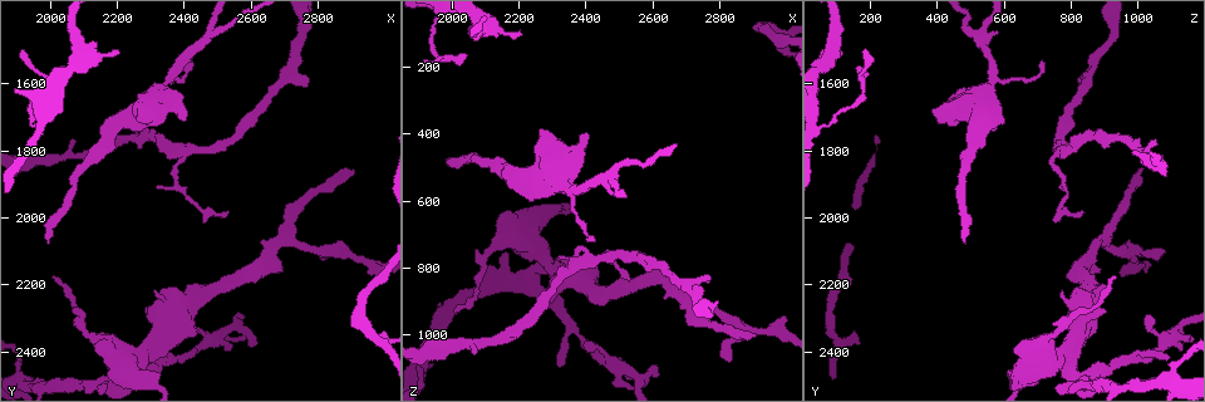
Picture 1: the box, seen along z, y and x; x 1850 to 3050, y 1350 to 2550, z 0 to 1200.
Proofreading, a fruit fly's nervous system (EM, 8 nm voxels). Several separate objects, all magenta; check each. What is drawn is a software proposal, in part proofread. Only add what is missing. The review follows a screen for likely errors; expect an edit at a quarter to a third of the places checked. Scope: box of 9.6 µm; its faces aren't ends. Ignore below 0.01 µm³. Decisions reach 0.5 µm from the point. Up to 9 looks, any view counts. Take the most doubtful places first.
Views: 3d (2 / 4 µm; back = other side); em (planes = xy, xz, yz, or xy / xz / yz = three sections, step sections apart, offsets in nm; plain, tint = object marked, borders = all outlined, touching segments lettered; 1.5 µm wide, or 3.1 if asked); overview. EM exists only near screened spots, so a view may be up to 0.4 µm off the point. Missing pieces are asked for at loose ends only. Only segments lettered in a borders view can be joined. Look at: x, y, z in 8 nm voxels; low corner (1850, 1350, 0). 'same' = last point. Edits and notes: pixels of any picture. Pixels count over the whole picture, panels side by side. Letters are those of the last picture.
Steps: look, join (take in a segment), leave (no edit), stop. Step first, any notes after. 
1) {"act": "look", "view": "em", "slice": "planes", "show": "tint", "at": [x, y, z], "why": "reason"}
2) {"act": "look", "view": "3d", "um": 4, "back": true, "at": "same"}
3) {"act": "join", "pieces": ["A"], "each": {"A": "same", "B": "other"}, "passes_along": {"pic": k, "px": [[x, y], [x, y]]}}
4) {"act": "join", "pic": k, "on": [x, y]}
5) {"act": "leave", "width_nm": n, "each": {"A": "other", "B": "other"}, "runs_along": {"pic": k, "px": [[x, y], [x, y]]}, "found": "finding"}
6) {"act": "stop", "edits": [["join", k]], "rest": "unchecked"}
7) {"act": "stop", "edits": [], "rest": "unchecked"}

{"act": "look", "view": "3d", "um": 4, "at": [2900, 1870, 1000], "why": "an open end"}

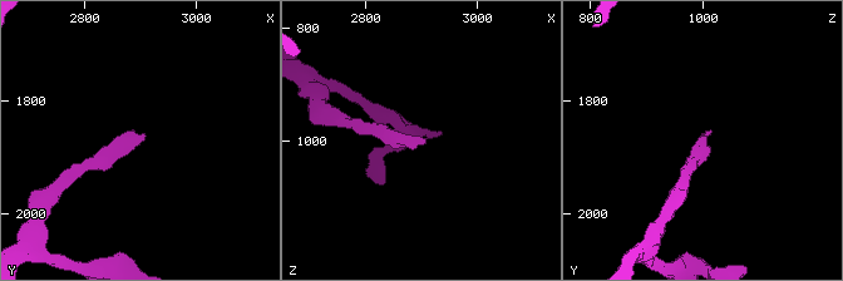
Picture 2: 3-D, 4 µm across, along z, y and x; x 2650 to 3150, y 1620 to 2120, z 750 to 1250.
{"act": "look", "view": "em", "slice": "yz", "step": 8, "show": "tint", "at": [2910, 1865, 1000]}

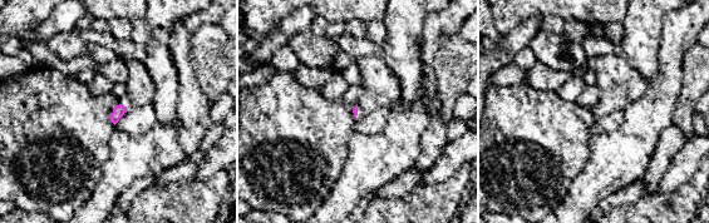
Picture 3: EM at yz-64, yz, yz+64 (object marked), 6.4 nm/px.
{"act": "look", "view": "em", "slice": "planes", "show": "borders", "at": "same"}

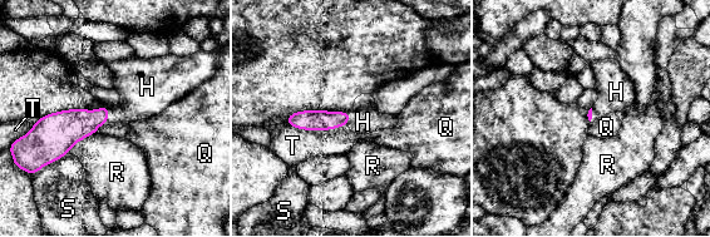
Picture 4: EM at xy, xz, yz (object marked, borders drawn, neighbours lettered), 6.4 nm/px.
{"act": "join", "pieces": ["H"], "each": {"H": "same", "Q": "other", "R": "other", "S": "other", "T": "other"}, "found": "it goes on there"}

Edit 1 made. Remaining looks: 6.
{"act": "look", "view": "em", "slice": "xy", "step": 4, "show": "borders", "at": [2210, 1500, 100], "why": "free end"}

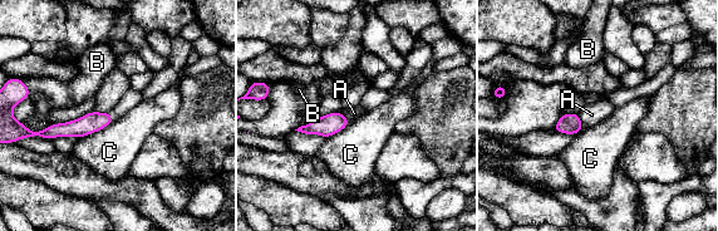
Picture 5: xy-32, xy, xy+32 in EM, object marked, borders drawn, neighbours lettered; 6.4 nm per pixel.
{"act": "look", "view": "em", "slice": "planes", "show": "borders", "at": "same"}

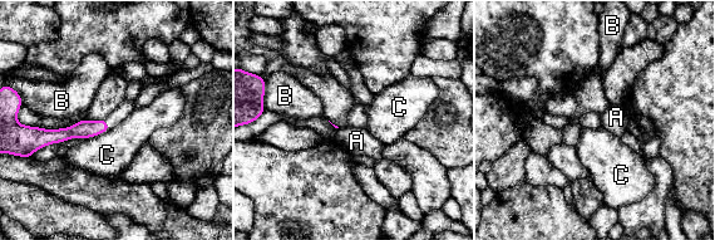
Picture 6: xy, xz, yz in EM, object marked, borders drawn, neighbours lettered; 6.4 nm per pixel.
{"act": "leave", "each": {"A": "other", "B": "other", "C": "other"}, "runs_along": {"pic": 6, "px": [[105, 126], [63, 135], [39, 132]]}, "found": "no lettered segment goes on from it"}

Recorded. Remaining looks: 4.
{"act": "look", "view": "em", "slice": "planes", "show": "borders", "at": [2760, 1610, 840], "why": "an open end"}

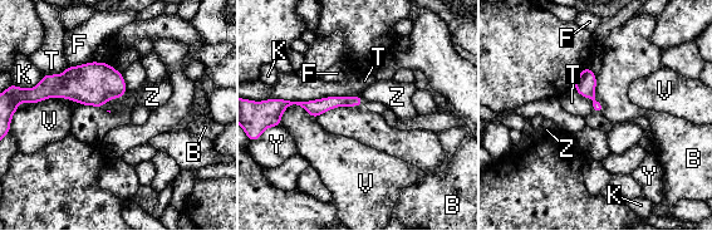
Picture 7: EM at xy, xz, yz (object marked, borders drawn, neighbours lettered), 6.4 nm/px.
{"act": "leave", "longest_contact_nm": ["T", 600], "each": {"B": "other", "F": "other", "K": "other", "T": "other", "V": "other", "Y": "other", "Z": "other"}, "border": {"pic": 7, "px": [[363, 104], [338, 106], [317, 118]]}, "found": "no lettered segment goes on from it"}

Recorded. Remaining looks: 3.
{"act": "stop", "edits": [["join", 4]], "rest": "unchecked"}

